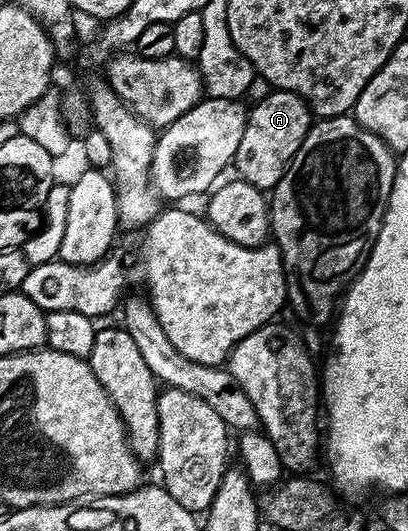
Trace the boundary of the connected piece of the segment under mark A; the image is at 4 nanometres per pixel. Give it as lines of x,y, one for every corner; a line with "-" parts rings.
272,89
271,94
267,94
255,106
251,106
248,111
245,131
241,136
241,141
237,146
235,153
234,169
237,168
238,177
247,183
253,184
257,189
270,192
281,180
281,176
285,172
285,168
293,160
293,156
297,152
297,148
301,148
301,144
305,140
305,136
310,132
313,125
313,115
311,107
299,97
298,94
289,92
288,90

